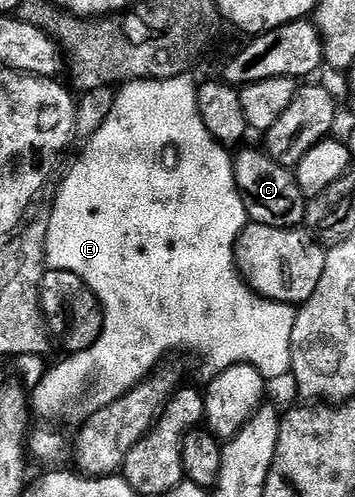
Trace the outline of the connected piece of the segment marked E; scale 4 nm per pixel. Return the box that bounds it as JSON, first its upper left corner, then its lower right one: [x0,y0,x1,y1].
[31,74,297,420]

